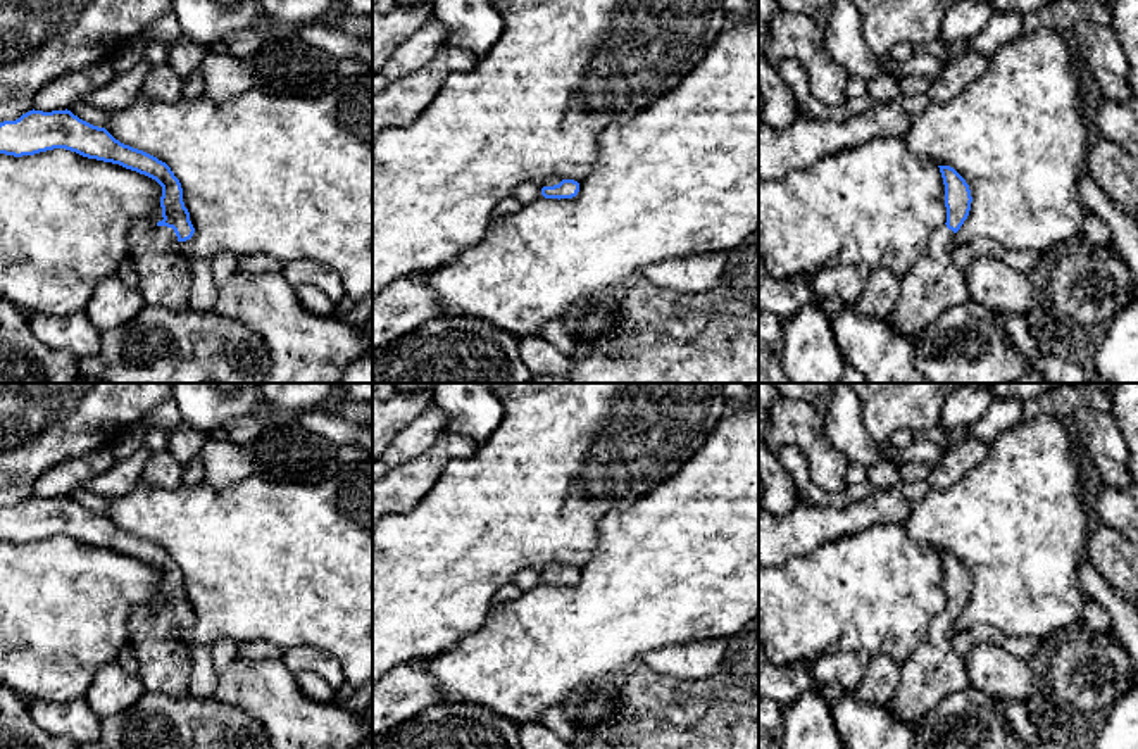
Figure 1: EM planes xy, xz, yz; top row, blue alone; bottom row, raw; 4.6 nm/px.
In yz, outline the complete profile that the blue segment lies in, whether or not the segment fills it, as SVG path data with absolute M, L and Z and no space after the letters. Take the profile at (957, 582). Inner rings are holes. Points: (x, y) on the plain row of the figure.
M938 554L945 571L947 609L933 618L926 639L902 663L900 687L886 708L910 728L947 696L972 689L964 658L952 645L955 620L971 597L971 576L954 554Z

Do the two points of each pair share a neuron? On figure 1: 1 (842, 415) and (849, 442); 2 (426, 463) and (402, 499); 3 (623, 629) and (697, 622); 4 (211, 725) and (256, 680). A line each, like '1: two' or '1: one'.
1: one
2: one
3: one
4: two

